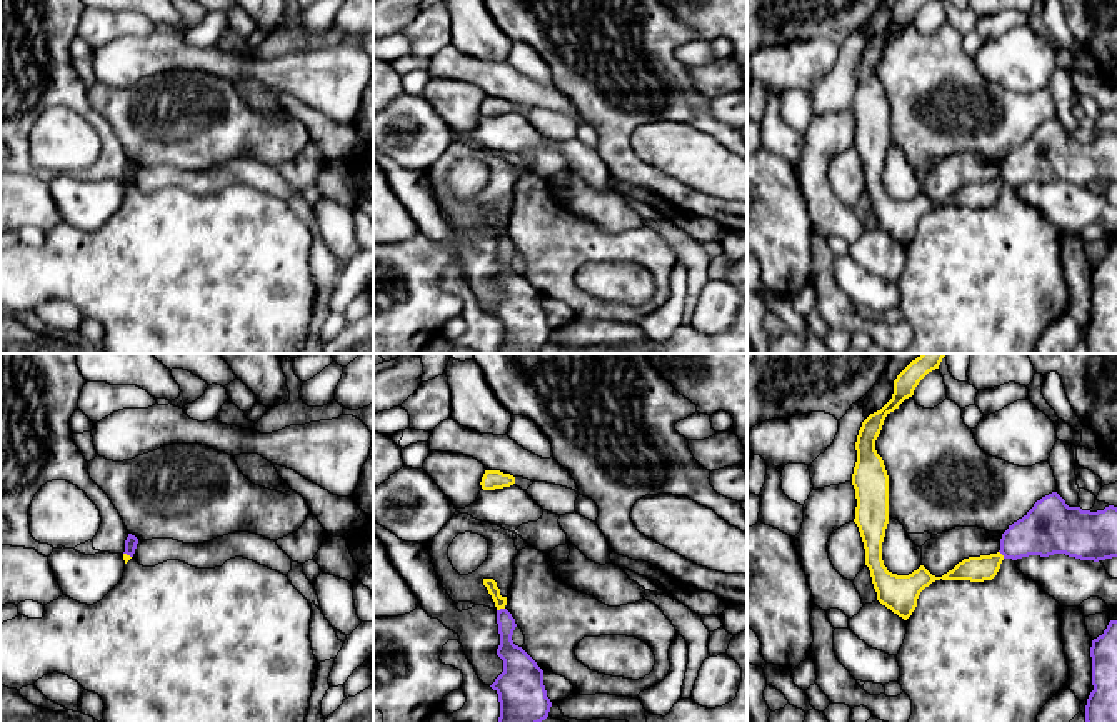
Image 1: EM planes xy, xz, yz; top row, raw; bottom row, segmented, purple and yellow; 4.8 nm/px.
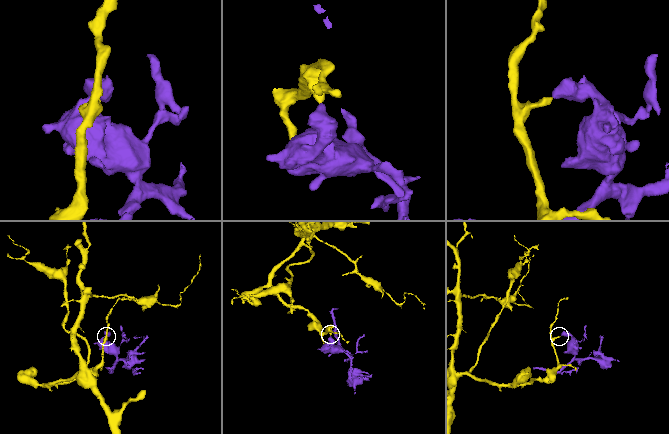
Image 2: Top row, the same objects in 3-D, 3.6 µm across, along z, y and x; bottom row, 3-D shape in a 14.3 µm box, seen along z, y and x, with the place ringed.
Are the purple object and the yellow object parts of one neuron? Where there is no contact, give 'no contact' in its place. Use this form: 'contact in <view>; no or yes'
contact in xz; no

